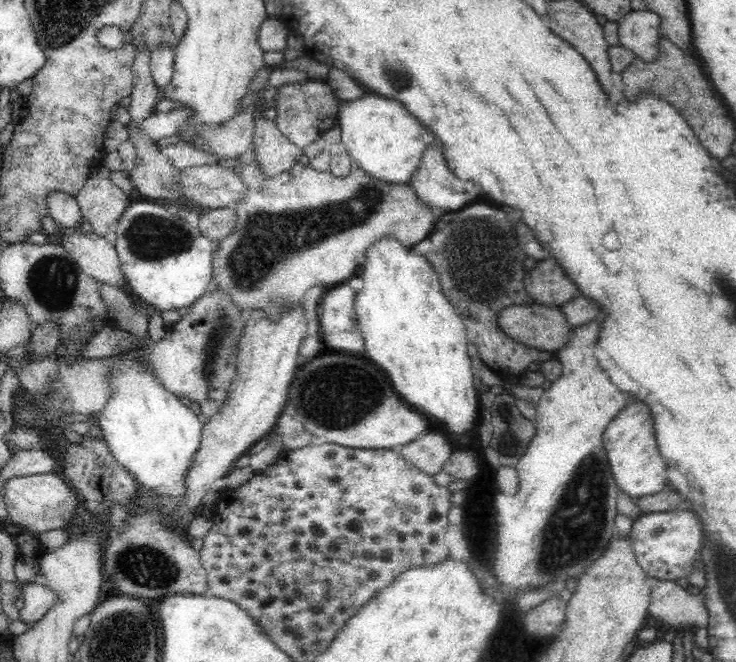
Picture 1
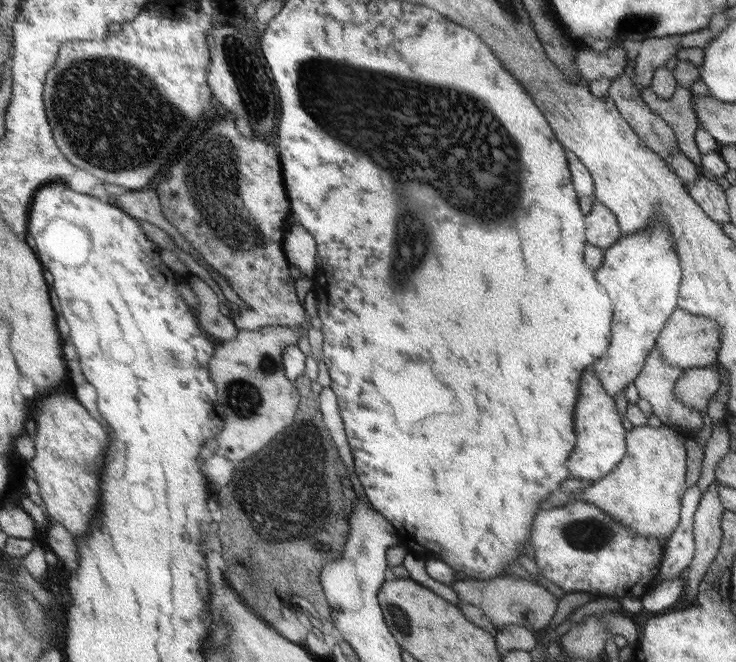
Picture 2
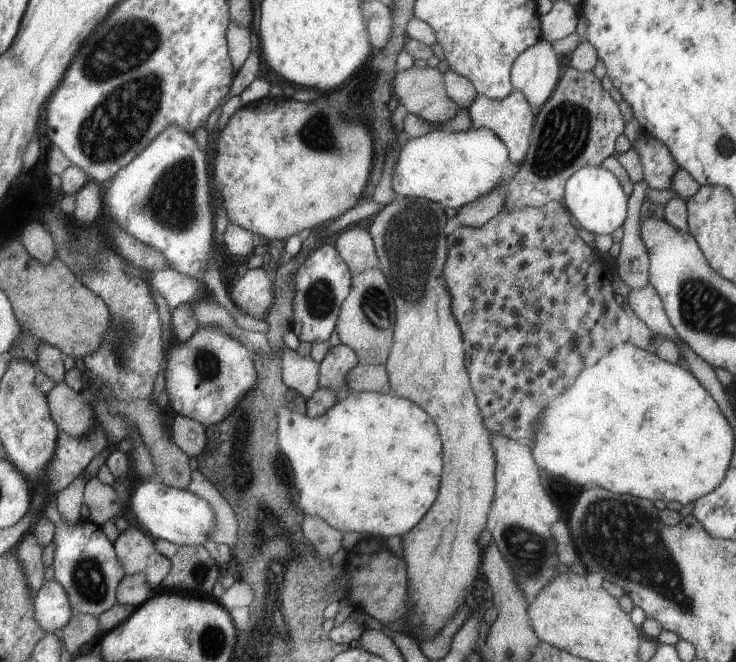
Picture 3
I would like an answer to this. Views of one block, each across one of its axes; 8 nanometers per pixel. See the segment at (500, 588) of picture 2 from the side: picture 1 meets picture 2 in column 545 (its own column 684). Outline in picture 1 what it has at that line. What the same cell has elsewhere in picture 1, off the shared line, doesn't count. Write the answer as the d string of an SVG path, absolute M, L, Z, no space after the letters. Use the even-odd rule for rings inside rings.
M649 577L647 583L651 590L648 612L654 618L668 624L670 629L692 625L707 628L708 607L704 604L702 592L691 595L675 582L668 582L665 579Z

